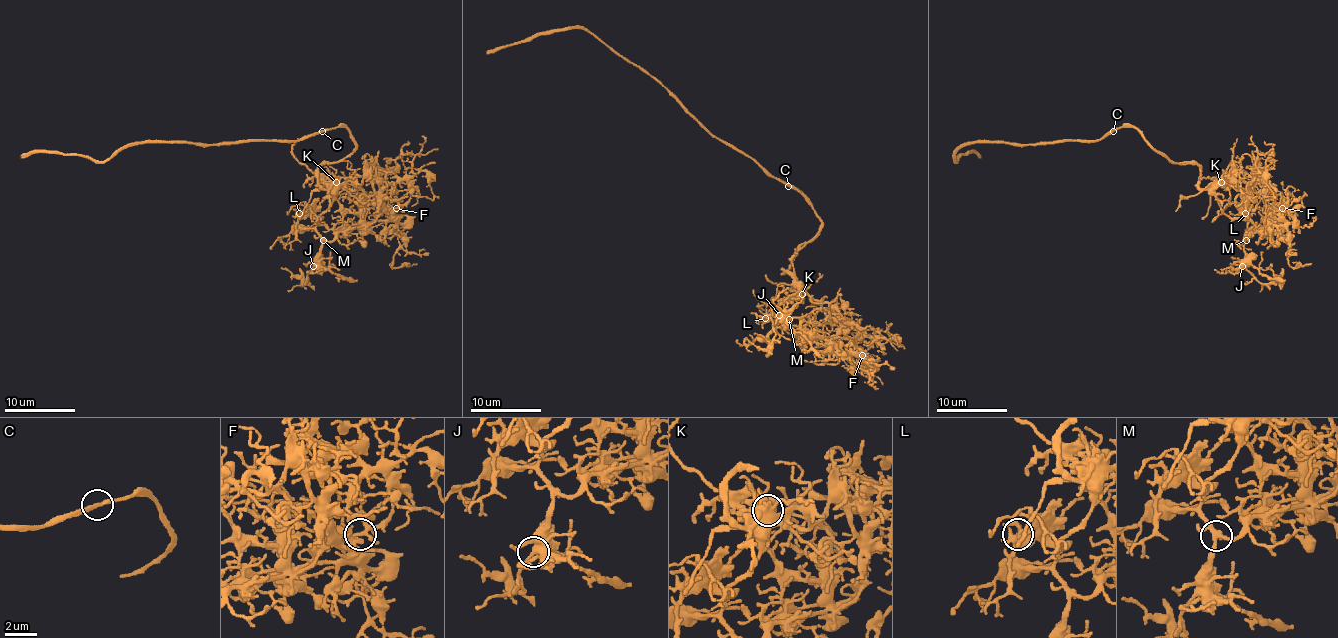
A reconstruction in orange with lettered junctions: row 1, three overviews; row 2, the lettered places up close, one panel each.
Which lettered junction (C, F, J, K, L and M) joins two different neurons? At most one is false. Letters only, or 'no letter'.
no letter

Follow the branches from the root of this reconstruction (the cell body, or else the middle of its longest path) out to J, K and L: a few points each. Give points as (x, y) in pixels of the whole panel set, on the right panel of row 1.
J: (1112, 131), (1135, 127), (1163, 155), (1199, 168), (1199, 187), (1229, 217), (1252, 224), (1242, 266)
K: (1112, 131), (1135, 127), (1154, 148), (1171, 161), (1196, 164), (1199, 168), (1201, 189), (1212, 189), (1221, 182)
L: (1112, 131), (1135, 127), (1171, 161), (1196, 164), (1199, 187), (1233, 218), (1245, 218), (1245, 213)

